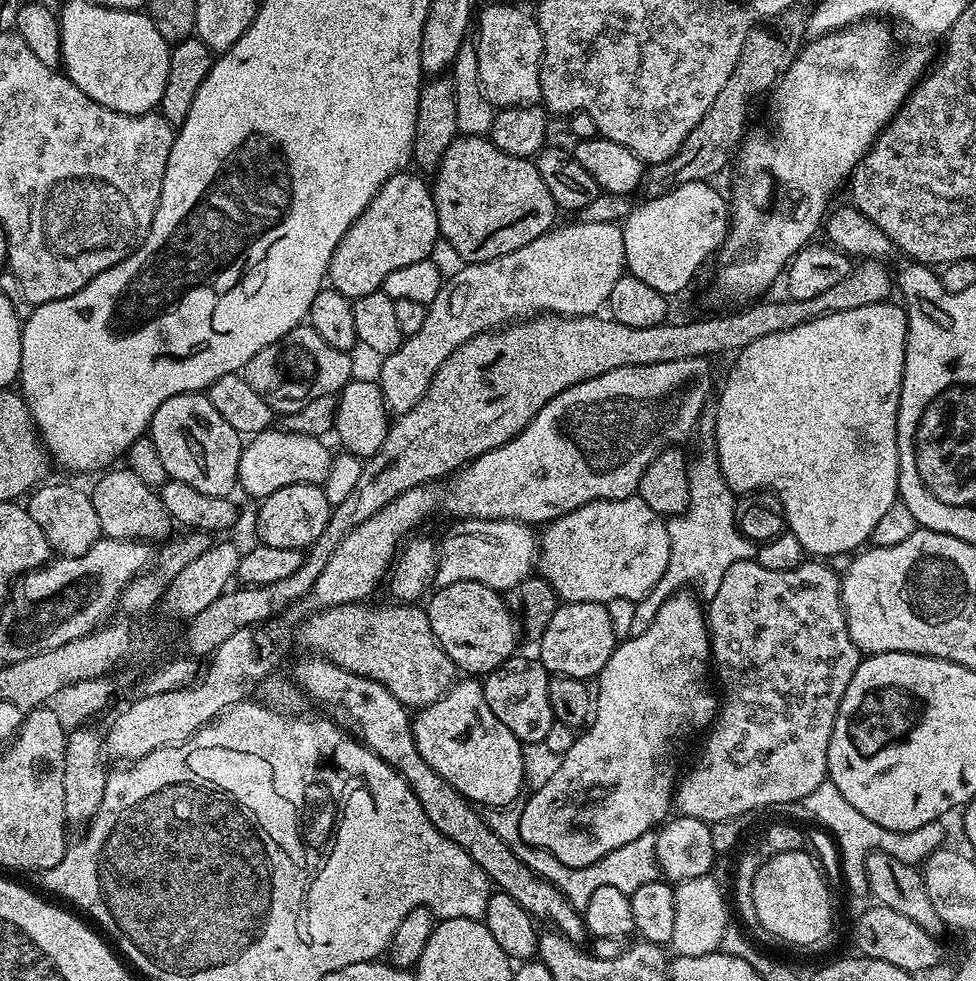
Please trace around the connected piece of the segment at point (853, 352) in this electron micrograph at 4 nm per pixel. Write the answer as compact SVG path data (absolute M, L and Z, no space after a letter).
M885 302L882 304L871 304L870 306L857 306L854 310L838 310L834 314L826 314L825 316L814 318L810 322L802 322L800 326L794 326L790 330L778 330L778 334L766 334L766 338L758 338L758 342L750 342L750 346L746 346L741 352L735 353L734 360L736 360L736 365L729 370L728 377L724 380L724 389L720 392L720 401L716 404L716 441L714 441L714 447L716 450L716 461L722 470L722 478L726 478L726 482L731 486L733 493L736 494L759 492L761 490L773 492L784 507L784 523L787 531L792 532L794 538L798 538L798 542L802 542L805 553L812 555L813 552L816 555L813 557L816 558L832 558L828 556L840 556L843 552L852 554L857 550L863 549L871 541L875 524L884 517L886 510L890 510L890 506L894 506L894 502L898 498L900 491L900 455L898 454L896 427L898 426L900 391L902 390L902 378L904 377L904 351L906 350L906 338L908 337L908 314L899 303L897 303L898 305L892 303Z

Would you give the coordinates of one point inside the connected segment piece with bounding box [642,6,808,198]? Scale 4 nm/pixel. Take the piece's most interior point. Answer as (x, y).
(771, 45)

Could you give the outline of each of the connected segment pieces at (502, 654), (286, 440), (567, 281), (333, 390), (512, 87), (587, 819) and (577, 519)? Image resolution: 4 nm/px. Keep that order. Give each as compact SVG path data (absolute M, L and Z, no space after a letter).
M454 582L445 588L437 587L435 591L427 597L426 603L430 630L434 630L434 638L461 673L490 673L517 651L517 621L503 595L495 588L482 586L482 582Z
M269 430L251 437L241 447L238 462L238 484L248 496L263 498L274 494L274 490L282 490L282 486L295 484L323 485L330 473L333 450L324 445L319 436L294 434L283 430Z
M562 224L510 254L477 264L465 263L460 266L464 268L441 283L438 294L428 305L422 330L405 338L398 350L379 361L378 383L389 413L399 414L413 408L426 394L434 374L438 374L438 366L479 332L499 330L541 314L594 316L607 305L614 282L626 272L621 225Z
M301 326L278 338L278 342L270 342L270 346L258 350L258 354L246 362L242 374L250 387L266 398L273 413L283 414L302 410L302 406L314 402L314 398L336 396L353 379L352 358L347 352L334 350L334 346L310 326Z
M512 4L486 5L481 12L479 9L474 24L474 43L480 85L493 106L497 109L517 108L520 104L535 104L540 100L544 36L531 11L523 12Z
M684 590L677 592L675 596L672 596L662 605L654 618L654 622L650 622L650 626L645 632L637 636L629 635L627 637L628 640L621 639L617 643L616 649L613 650L606 662L606 666L600 671L598 677L600 685L595 685L594 715L591 717L590 723L577 735L574 746L570 746L570 750L566 750L566 754L559 757L557 764L560 765L545 778L544 785L528 801L525 799L523 801L523 804L525 803L524 808L521 807L519 809L520 839L530 846L541 848L550 854L554 854L554 858L558 858L558 862L562 862L566 866L571 868L590 866L594 862L598 862L598 858L610 854L610 850L618 850L618 846L626 846L626 842L634 842L634 838L653 831L669 815L670 809L674 804L674 793L678 783L676 743L683 736L692 736L695 732L700 731L700 733L703 733L711 725L712 721L716 719L718 696L714 691L713 681L710 679L710 645L708 643L706 612L702 607L701 601L695 595L692 595L692 597L687 596L688 594Z
M639 495L627 496L621 500L595 500L594 502L590 502L570 514L559 516L557 520L543 525L542 531L538 536L538 574L543 580L550 582L550 586L556 591L557 597L565 604L594 602L595 604L608 606L611 605L611 600L616 599L629 600L629 602L641 600L643 596L650 594L650 590L654 590L658 578L662 578L662 574L666 574L666 566L669 562L670 534L668 533L668 525L665 517L659 516L654 510L650 510L650 506L646 506L646 502L642 502Z

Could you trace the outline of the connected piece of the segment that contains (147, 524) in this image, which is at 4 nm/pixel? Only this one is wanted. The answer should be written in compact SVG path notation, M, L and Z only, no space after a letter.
M126 466L113 467L105 471L100 478L101 480L90 488L90 495L94 502L94 511L100 519L101 533L107 539L164 542L173 535L172 519L166 506L162 506L162 498L157 489L146 486L146 482L139 480Z

